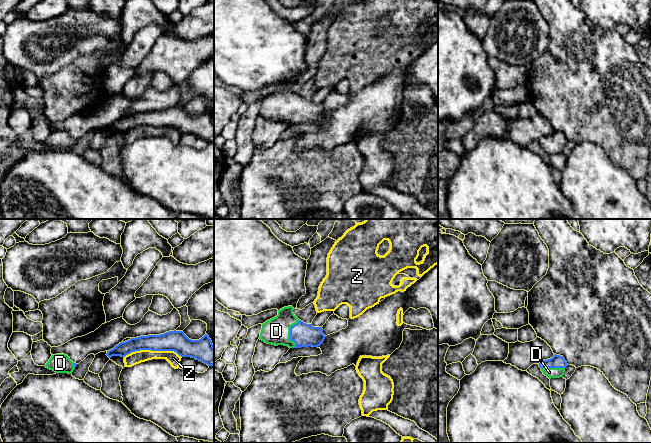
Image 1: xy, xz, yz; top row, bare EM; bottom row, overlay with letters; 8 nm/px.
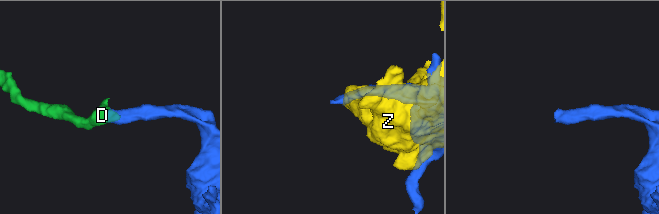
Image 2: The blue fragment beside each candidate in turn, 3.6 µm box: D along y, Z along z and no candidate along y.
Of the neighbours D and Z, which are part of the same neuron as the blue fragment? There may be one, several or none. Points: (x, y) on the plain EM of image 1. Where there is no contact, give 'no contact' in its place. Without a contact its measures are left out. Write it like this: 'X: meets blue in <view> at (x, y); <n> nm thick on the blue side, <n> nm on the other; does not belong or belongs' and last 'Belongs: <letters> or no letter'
D: meets blue in xz at (290, 110); 180 nm thick on the blue side, 220 nm on the other; belongs
Z: meets blue in xy at (152, 126); 170 nm thick on the blue side, 100 nm on the other; does not belong
Belongs: D

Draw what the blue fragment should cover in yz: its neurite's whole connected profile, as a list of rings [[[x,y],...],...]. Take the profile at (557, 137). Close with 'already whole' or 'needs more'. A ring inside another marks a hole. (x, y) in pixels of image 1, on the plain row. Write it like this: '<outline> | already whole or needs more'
[[[554,130],[552,134],[543,136],[539,139],[541,147],[549,155],[563,153],[567,142],[568,140],[564,133],[556,130]]] | needs more

